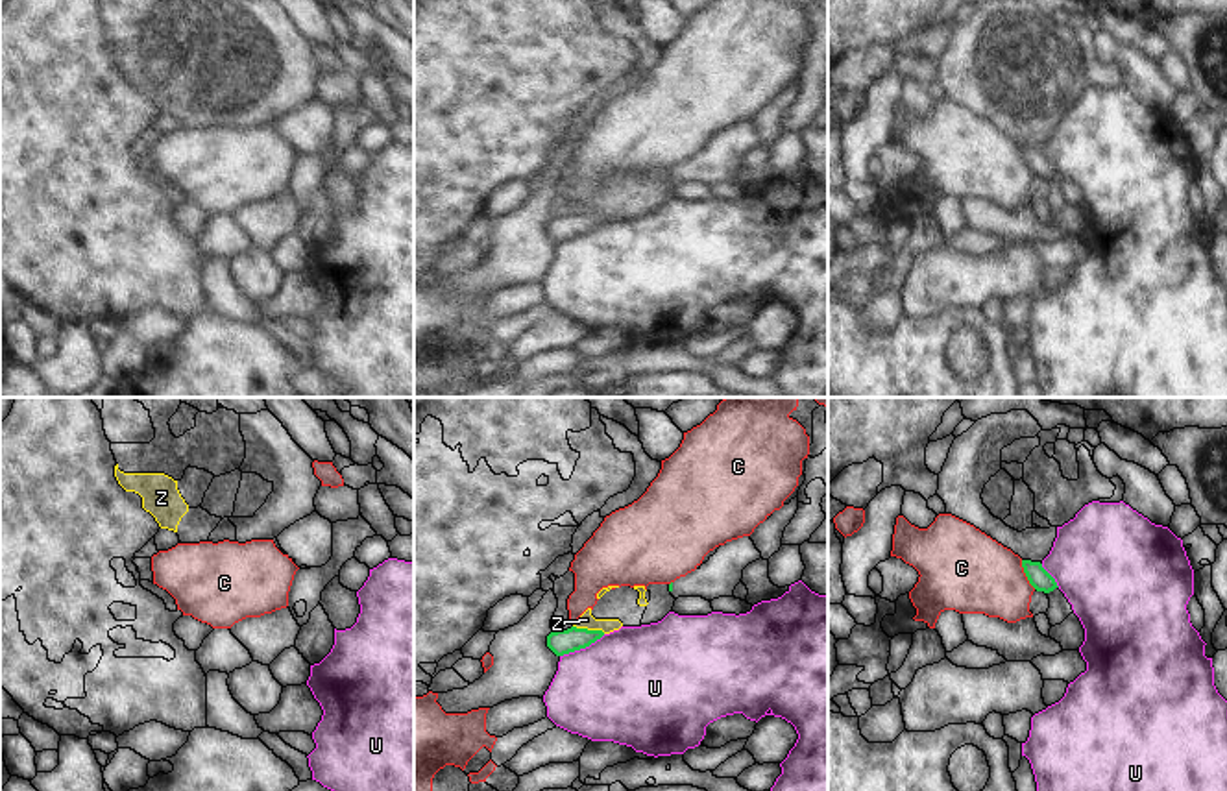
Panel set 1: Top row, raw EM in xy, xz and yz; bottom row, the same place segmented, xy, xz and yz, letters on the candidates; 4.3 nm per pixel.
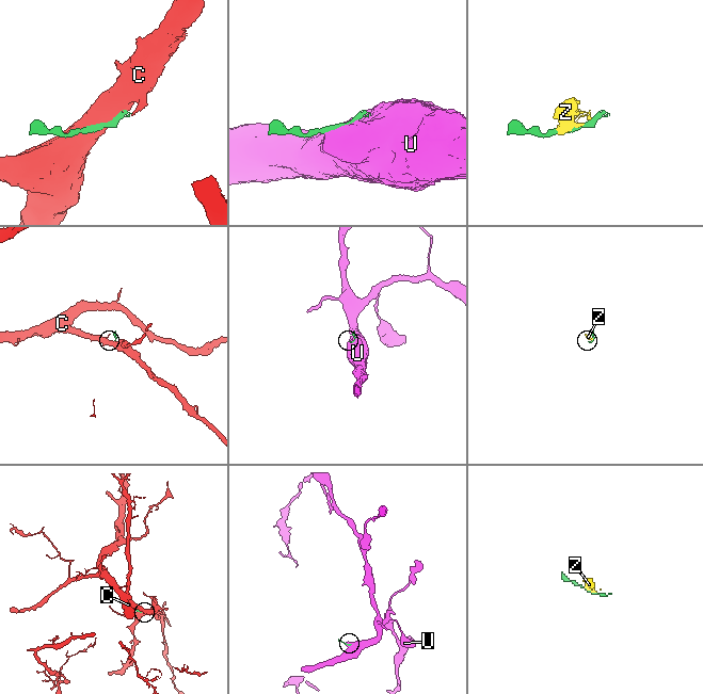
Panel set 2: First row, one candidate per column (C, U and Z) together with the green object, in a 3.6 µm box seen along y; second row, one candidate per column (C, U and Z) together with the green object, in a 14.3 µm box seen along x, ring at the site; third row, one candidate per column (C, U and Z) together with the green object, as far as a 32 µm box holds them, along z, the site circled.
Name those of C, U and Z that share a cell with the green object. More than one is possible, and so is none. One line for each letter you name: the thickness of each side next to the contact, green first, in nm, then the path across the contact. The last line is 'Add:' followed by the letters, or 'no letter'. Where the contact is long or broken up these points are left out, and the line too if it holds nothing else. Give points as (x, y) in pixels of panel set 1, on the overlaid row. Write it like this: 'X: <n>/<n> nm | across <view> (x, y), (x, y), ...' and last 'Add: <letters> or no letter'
Add: no letter

